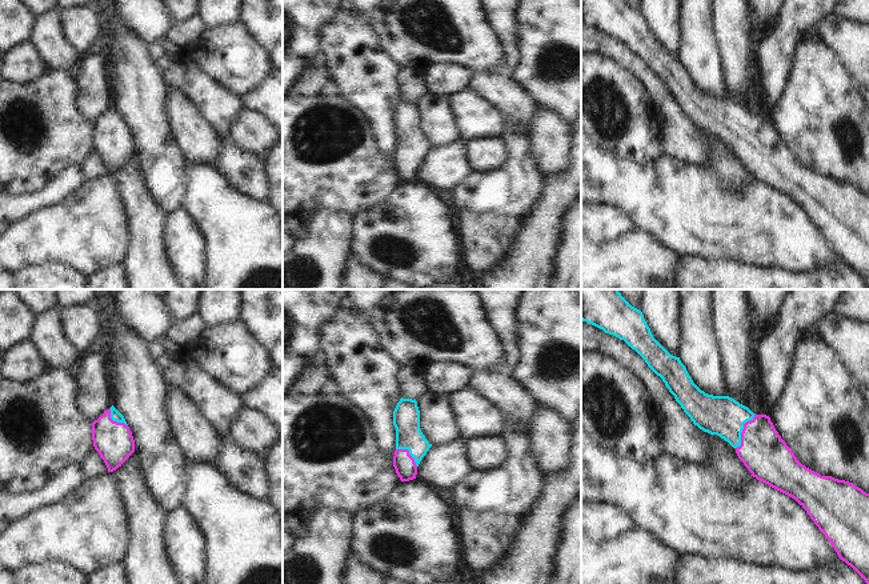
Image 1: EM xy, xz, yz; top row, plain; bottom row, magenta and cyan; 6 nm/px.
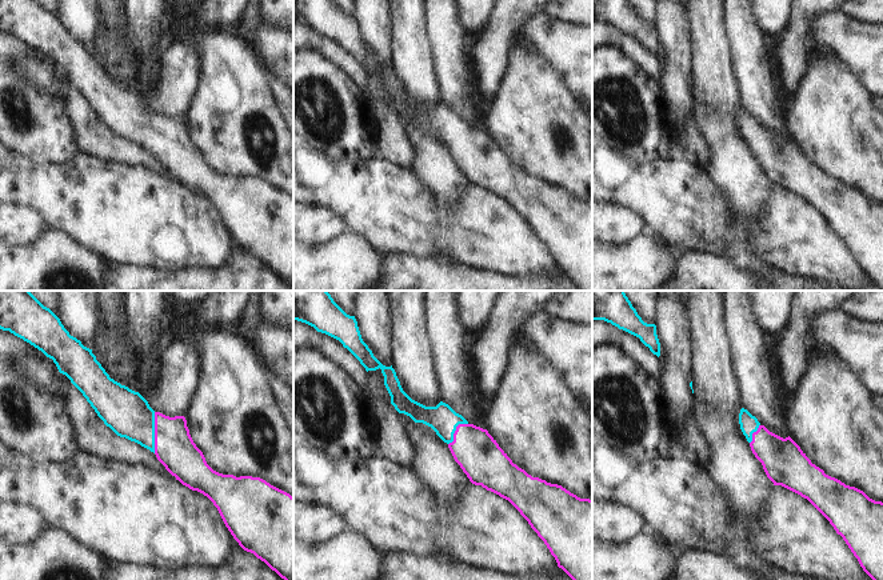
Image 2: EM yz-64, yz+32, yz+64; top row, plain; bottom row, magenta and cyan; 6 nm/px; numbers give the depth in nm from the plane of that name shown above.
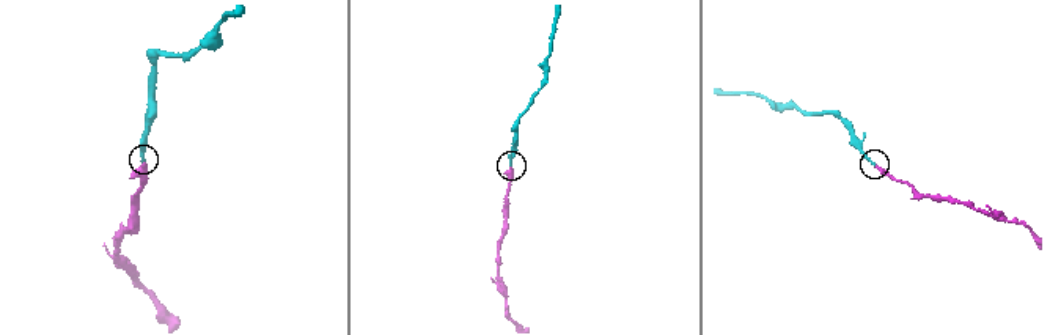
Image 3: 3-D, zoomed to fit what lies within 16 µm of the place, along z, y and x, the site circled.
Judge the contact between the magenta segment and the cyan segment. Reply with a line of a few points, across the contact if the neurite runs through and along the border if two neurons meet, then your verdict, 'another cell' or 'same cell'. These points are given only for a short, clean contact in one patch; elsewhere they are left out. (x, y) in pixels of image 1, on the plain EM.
line yz (767, 158), (743, 132), (733, 123), (717, 116); same cell

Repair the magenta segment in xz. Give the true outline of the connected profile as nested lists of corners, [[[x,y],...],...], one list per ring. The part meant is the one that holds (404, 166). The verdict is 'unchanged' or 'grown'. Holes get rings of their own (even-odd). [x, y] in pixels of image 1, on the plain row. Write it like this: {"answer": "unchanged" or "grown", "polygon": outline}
{"answer": "grown", "polygon": [[[400,100],[393,112],[393,127],[396,129],[393,168],[401,183],[409,183],[416,180],[417,168],[432,148],[420,131],[416,101]]]}

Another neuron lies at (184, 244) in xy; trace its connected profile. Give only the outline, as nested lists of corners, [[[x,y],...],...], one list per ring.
[[[183,207],[164,219],[164,245],[180,289],[207,289],[204,237]]]

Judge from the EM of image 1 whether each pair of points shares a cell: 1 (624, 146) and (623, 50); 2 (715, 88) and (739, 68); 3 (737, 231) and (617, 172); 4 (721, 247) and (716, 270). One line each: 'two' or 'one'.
1: two
2: two
3: one
4: two

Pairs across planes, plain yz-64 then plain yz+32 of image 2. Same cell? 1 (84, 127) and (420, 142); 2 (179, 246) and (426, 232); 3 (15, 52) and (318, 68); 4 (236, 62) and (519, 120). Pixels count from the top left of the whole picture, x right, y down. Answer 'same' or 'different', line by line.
1: different
2: same
3: different
4: same

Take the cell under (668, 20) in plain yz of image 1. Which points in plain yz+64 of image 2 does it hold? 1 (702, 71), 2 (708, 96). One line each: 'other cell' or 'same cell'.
1: other cell
2: other cell

